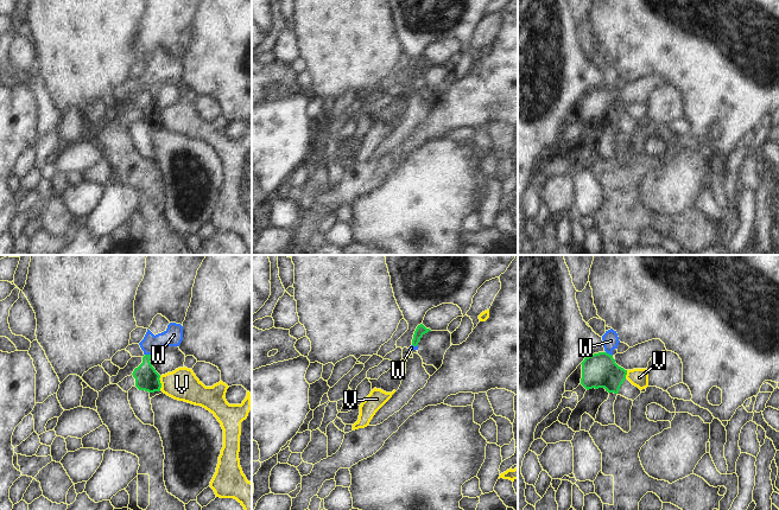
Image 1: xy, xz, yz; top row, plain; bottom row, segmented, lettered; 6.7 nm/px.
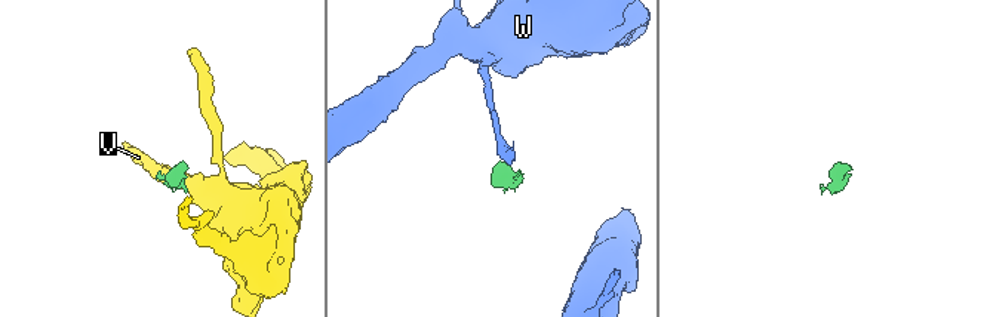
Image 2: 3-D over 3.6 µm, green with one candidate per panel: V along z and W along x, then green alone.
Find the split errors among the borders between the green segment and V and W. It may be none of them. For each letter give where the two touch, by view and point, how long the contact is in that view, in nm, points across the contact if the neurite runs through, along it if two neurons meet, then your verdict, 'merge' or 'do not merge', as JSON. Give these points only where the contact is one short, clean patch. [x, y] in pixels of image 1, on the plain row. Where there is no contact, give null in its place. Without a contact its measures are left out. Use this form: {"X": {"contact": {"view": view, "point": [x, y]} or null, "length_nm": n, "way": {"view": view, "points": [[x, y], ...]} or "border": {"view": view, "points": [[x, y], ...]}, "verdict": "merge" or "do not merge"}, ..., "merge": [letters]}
{"V": {"contact": {"view": "xy", "point": [160, 118]}, "length_nm": 100, "border": {"view": "xy", "points": [[159, 110], [160, 123]]}, "verdict": "do not merge"}, "W": {"contact": {"view": "yz", "point": [608, 88]}, "length_nm": 60, "border": {"view": "yz", "points": [[606, 85], [612, 90]]}, "verdict": "do not merge"}, "merge": []}

